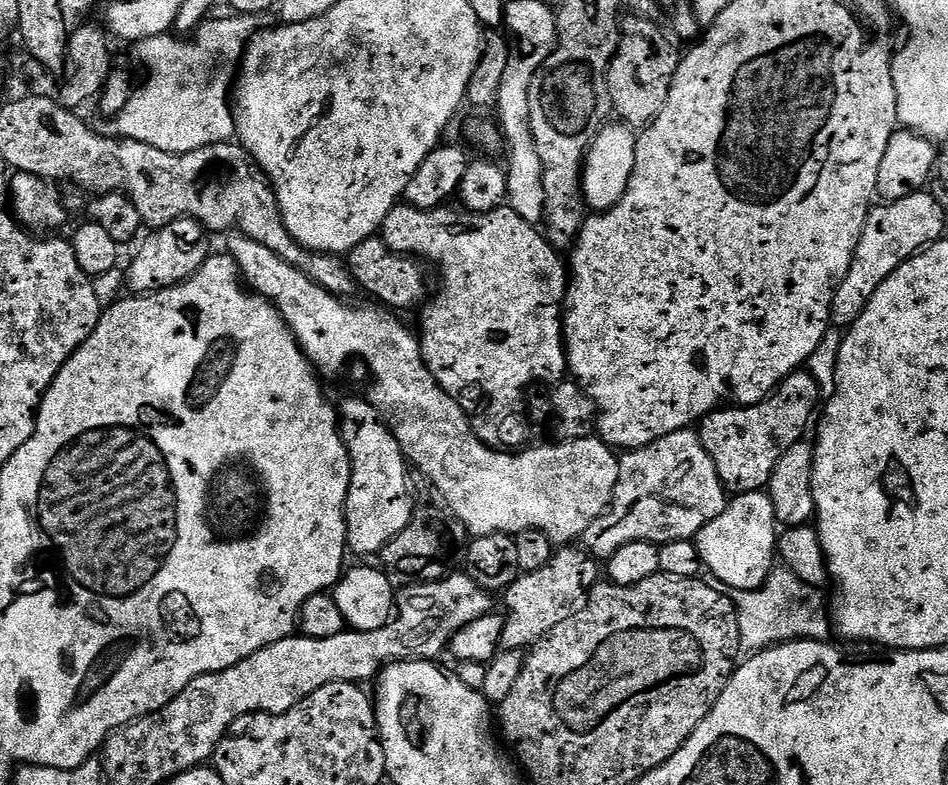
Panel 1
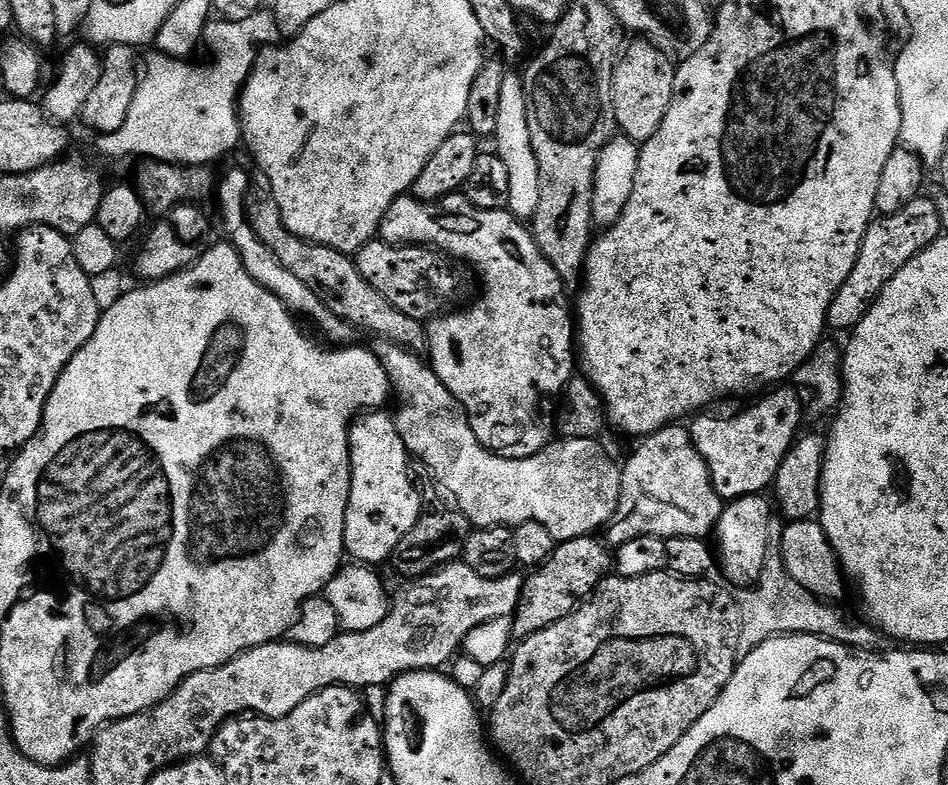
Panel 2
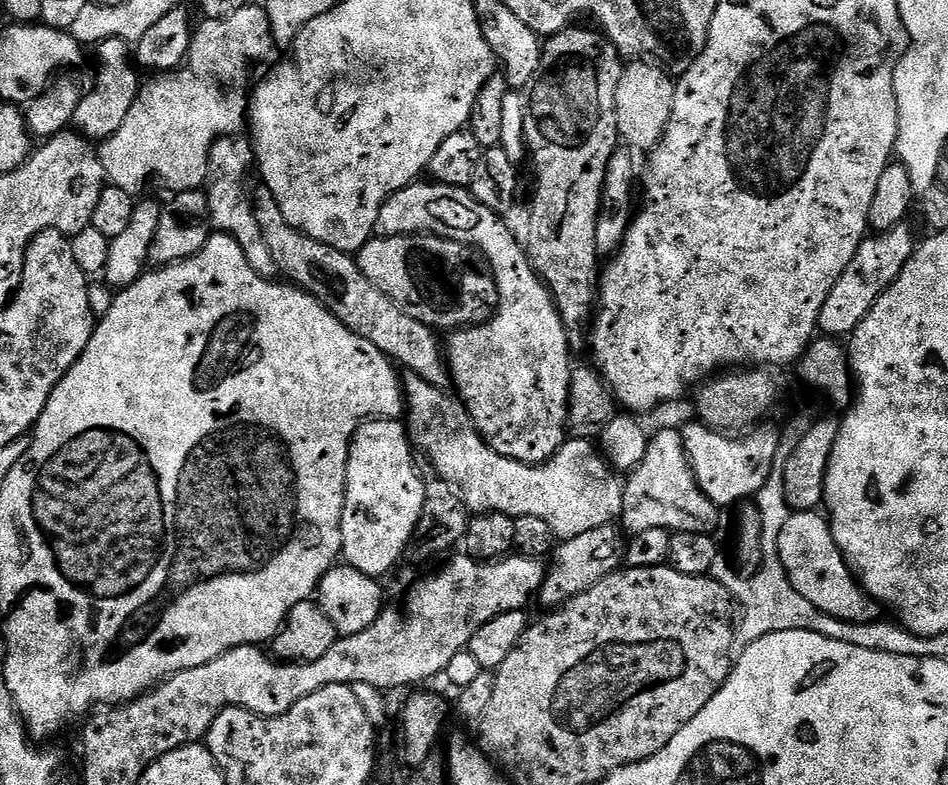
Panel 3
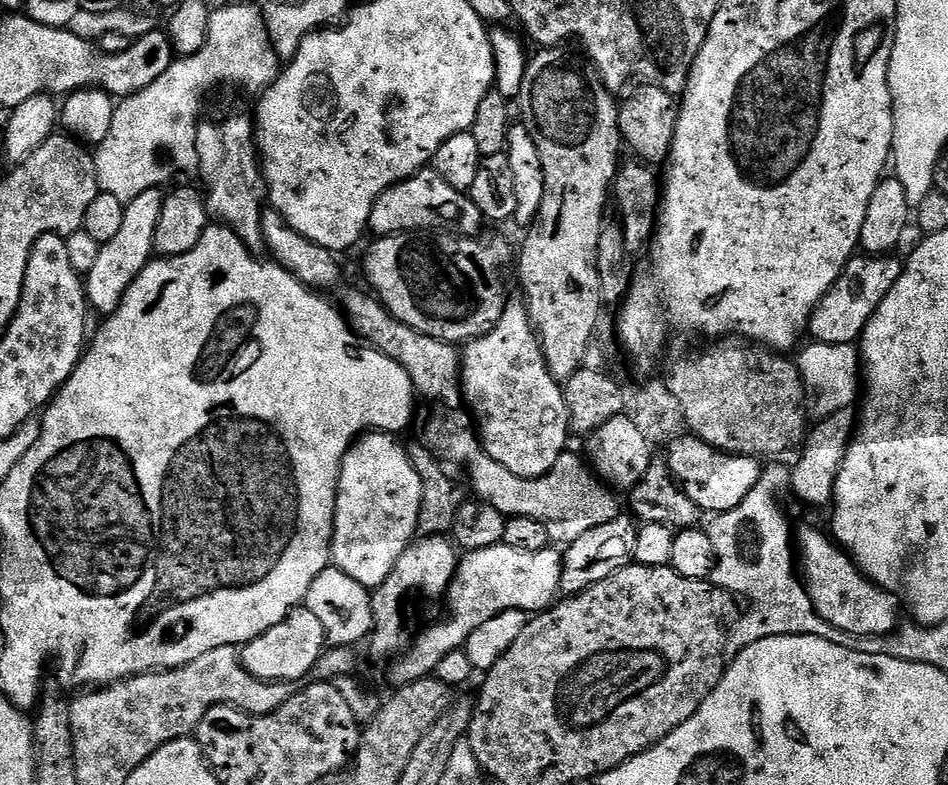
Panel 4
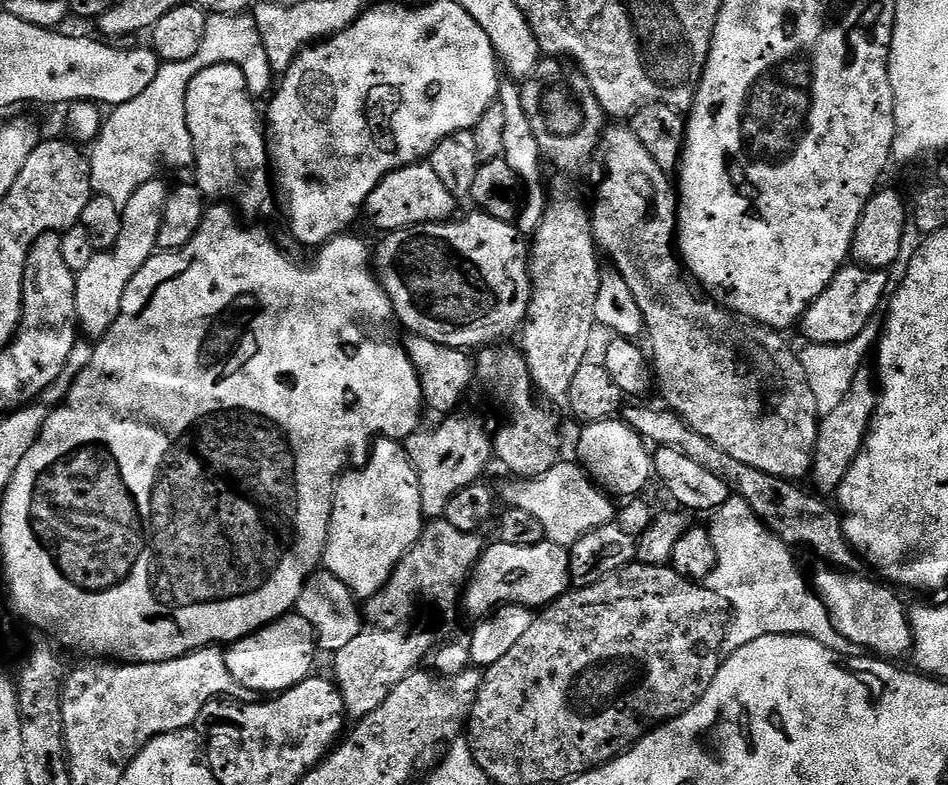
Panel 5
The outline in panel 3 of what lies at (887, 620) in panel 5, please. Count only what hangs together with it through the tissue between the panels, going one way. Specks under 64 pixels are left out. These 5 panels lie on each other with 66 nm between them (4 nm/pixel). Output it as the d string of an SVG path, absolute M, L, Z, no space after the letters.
M819 511L792 512L788 515L786 526L782 526L778 534L778 554L782 566L788 572L790 586L794 586L794 590L798 590L798 594L802 594L802 598L806 598L806 602L810 602L810 606L814 606L822 614L844 620L847 624L871 624L877 619L876 601L864 591L860 581L848 569L848 564L832 537L832 525Z

